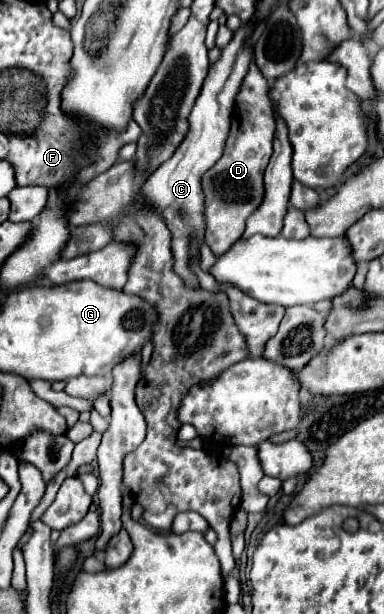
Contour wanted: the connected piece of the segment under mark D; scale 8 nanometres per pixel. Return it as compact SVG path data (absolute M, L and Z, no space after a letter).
M250 63L250 69L242 81L242 89L236 97L232 129L226 139L224 155L218 163L206 171L204 189L206 189L206 245L218 257L230 249L244 233L246 219L256 211L264 197L264 169L272 153L272 139L276 131L276 119L272 101L268 99L268 81L262 77L260 69Z

